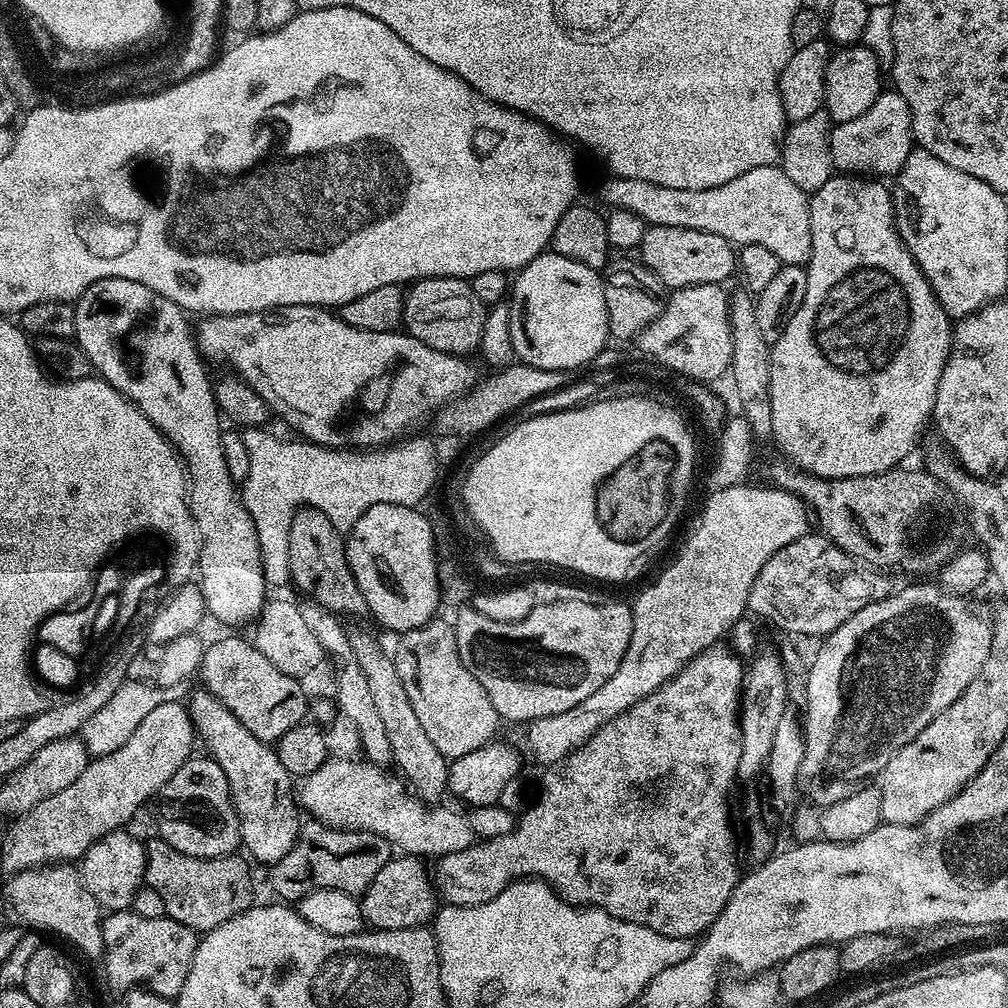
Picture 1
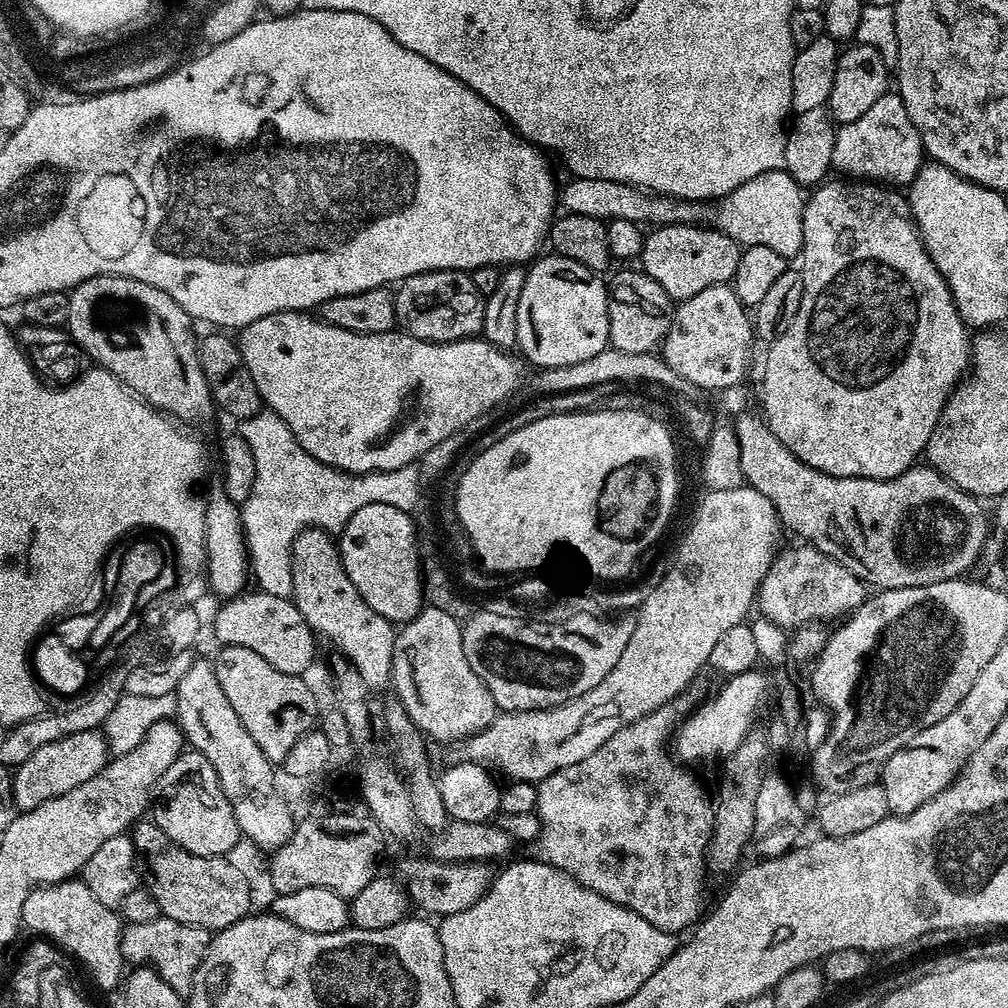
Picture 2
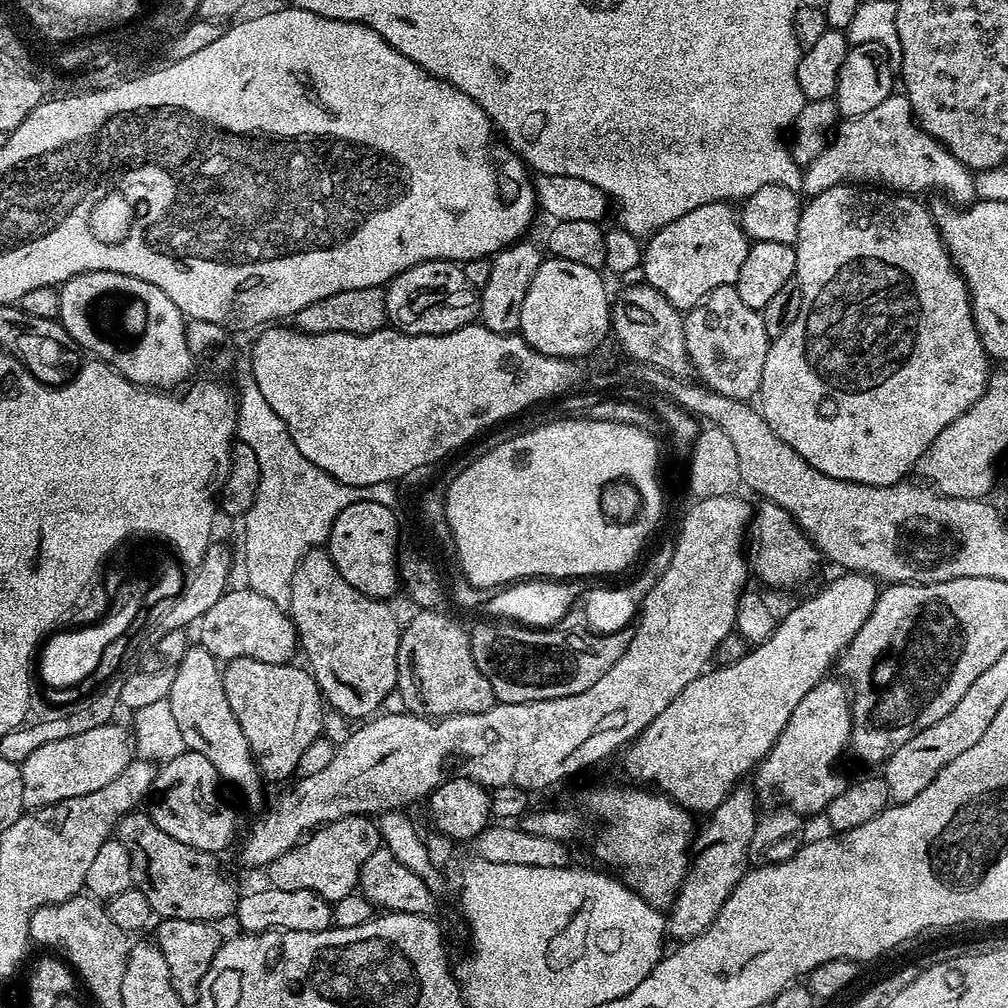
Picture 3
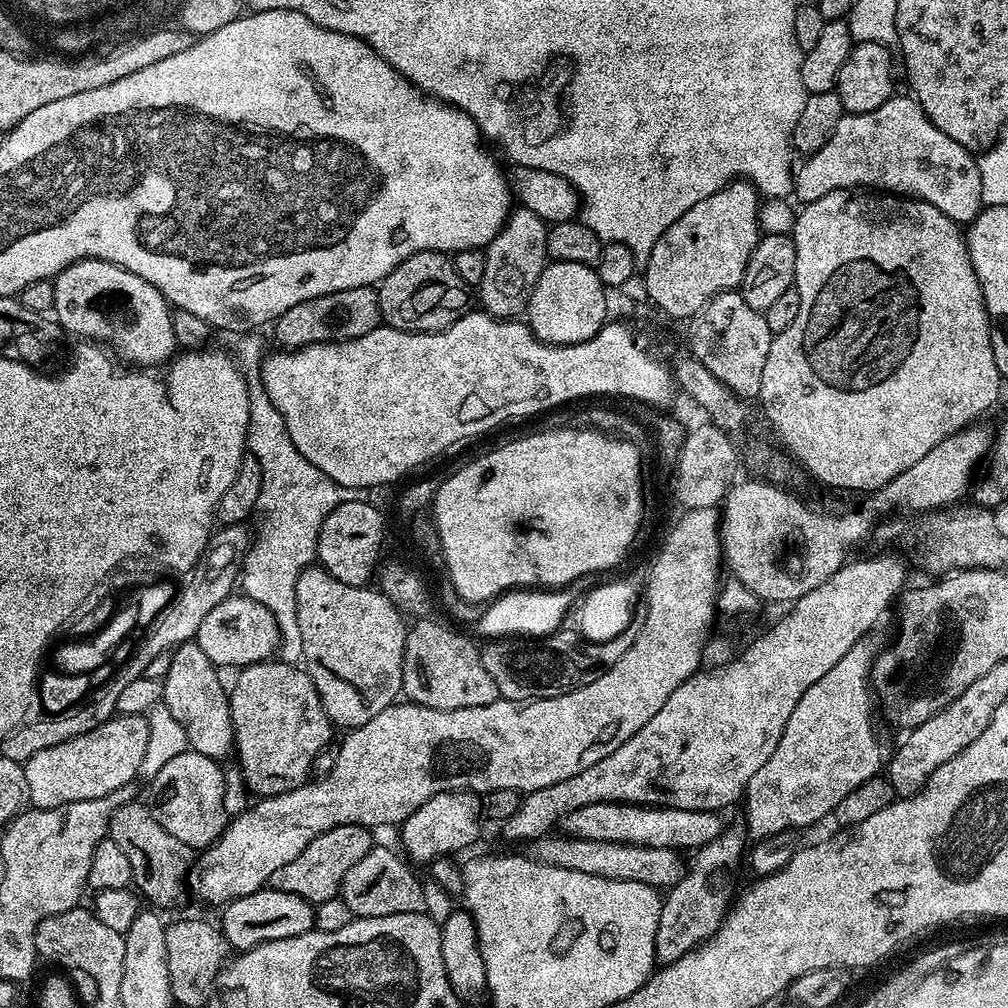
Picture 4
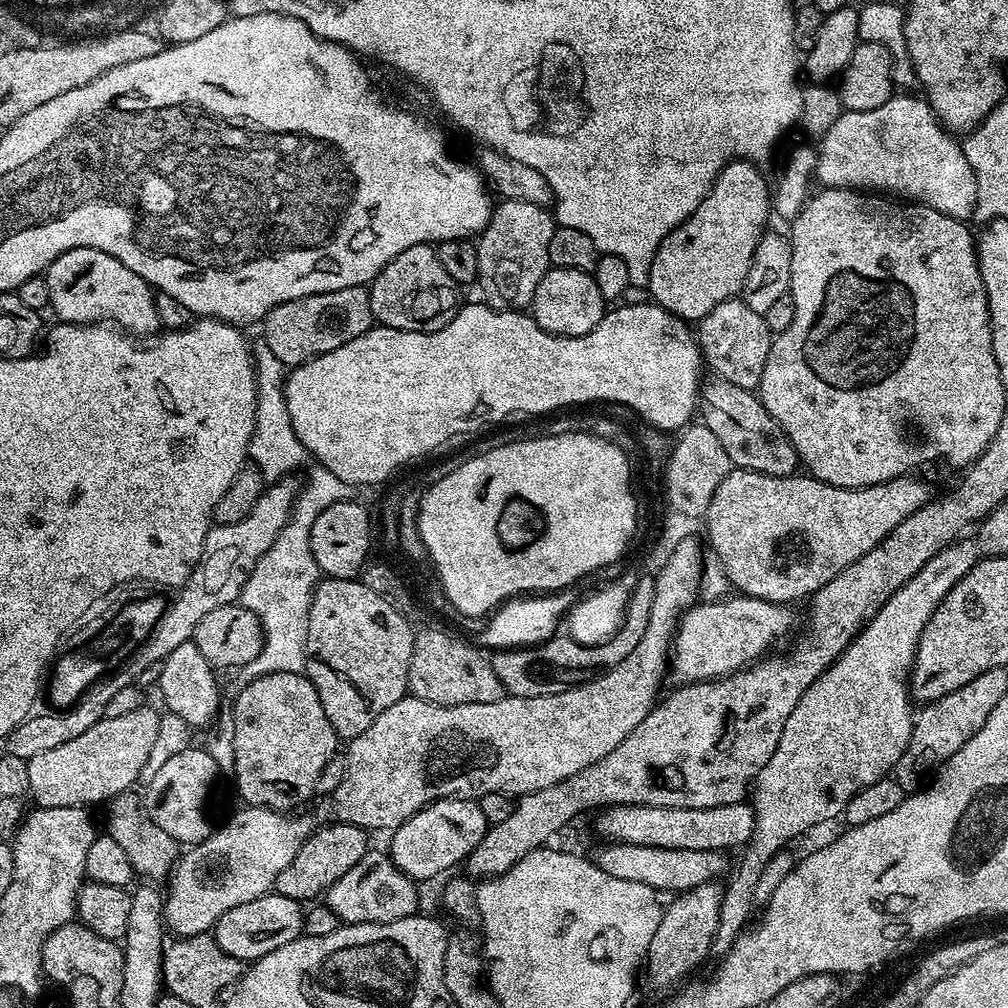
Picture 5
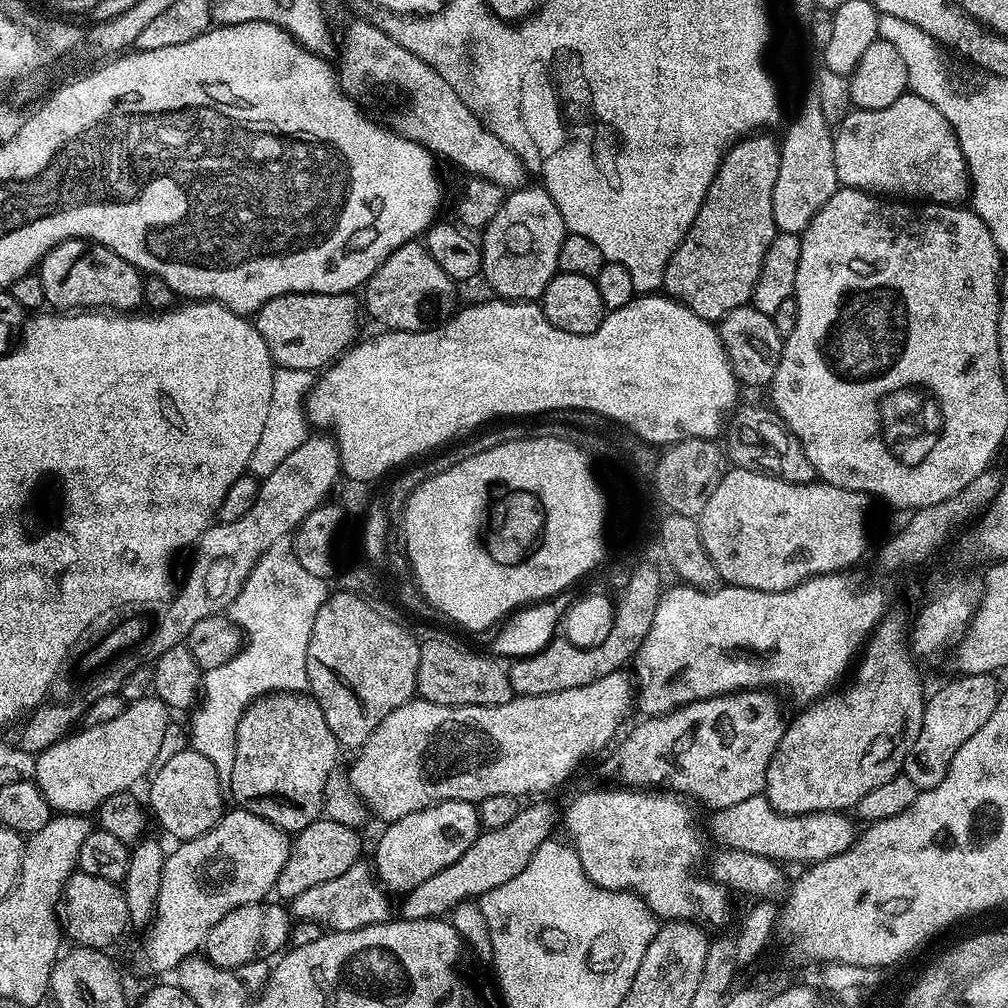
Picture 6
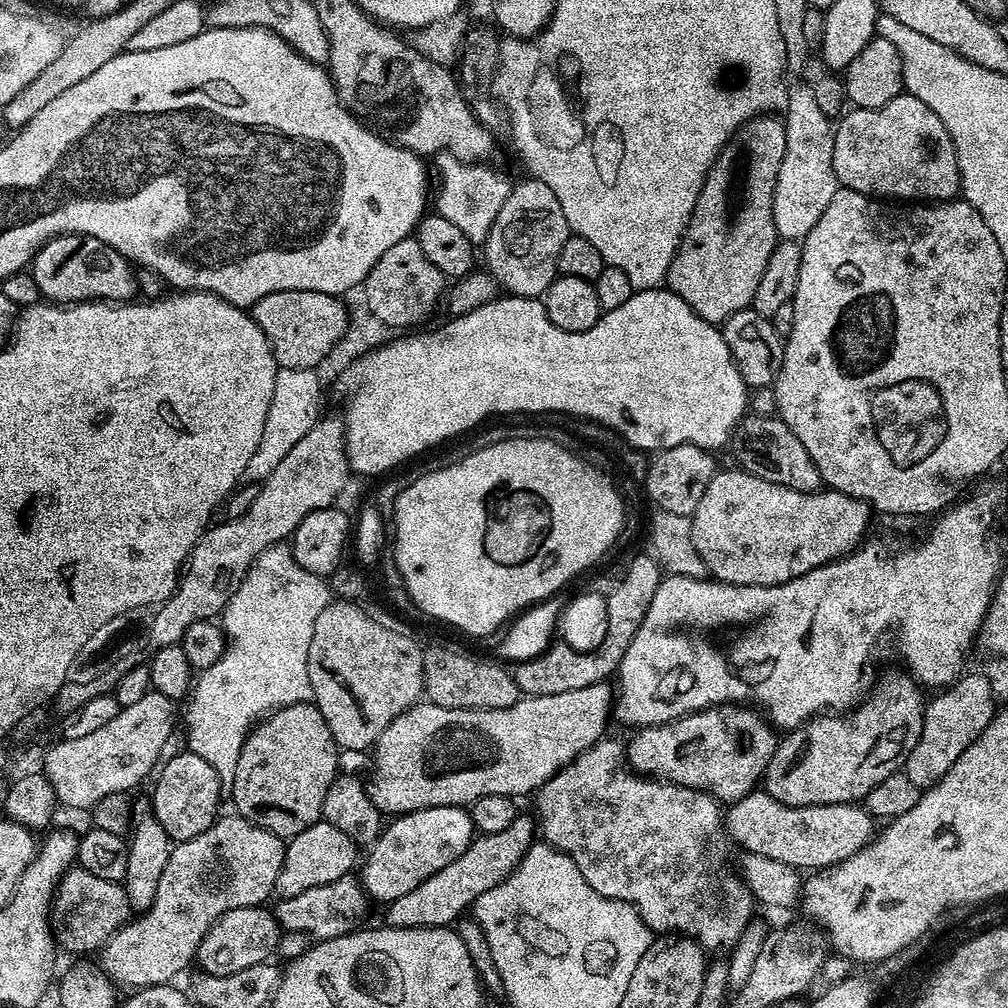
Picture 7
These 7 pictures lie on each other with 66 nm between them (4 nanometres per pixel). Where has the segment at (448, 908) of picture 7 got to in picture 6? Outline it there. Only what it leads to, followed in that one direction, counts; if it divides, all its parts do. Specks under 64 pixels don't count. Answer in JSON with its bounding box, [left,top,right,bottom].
[398,798,556,920]

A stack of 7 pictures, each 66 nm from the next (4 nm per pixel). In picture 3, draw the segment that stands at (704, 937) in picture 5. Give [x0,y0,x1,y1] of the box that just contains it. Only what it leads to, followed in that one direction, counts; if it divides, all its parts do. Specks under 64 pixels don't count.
[666,786,758,942]

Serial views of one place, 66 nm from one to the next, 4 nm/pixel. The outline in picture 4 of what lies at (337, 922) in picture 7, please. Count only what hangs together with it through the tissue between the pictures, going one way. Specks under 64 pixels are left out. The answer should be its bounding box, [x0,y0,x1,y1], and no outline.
[339,846,426,917]

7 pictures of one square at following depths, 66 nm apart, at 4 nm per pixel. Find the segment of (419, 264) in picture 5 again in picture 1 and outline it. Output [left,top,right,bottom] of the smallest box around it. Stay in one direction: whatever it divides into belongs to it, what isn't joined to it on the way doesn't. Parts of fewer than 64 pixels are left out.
[404,276,485,358]

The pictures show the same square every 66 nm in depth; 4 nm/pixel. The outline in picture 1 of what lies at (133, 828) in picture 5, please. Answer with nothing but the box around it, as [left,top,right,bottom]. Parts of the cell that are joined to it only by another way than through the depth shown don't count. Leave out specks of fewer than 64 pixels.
[144,838,253,934]

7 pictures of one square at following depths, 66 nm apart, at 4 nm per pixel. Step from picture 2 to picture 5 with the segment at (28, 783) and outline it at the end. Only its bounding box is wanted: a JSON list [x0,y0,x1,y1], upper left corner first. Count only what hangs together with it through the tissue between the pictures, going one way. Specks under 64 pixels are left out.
[27,706,160,808]

